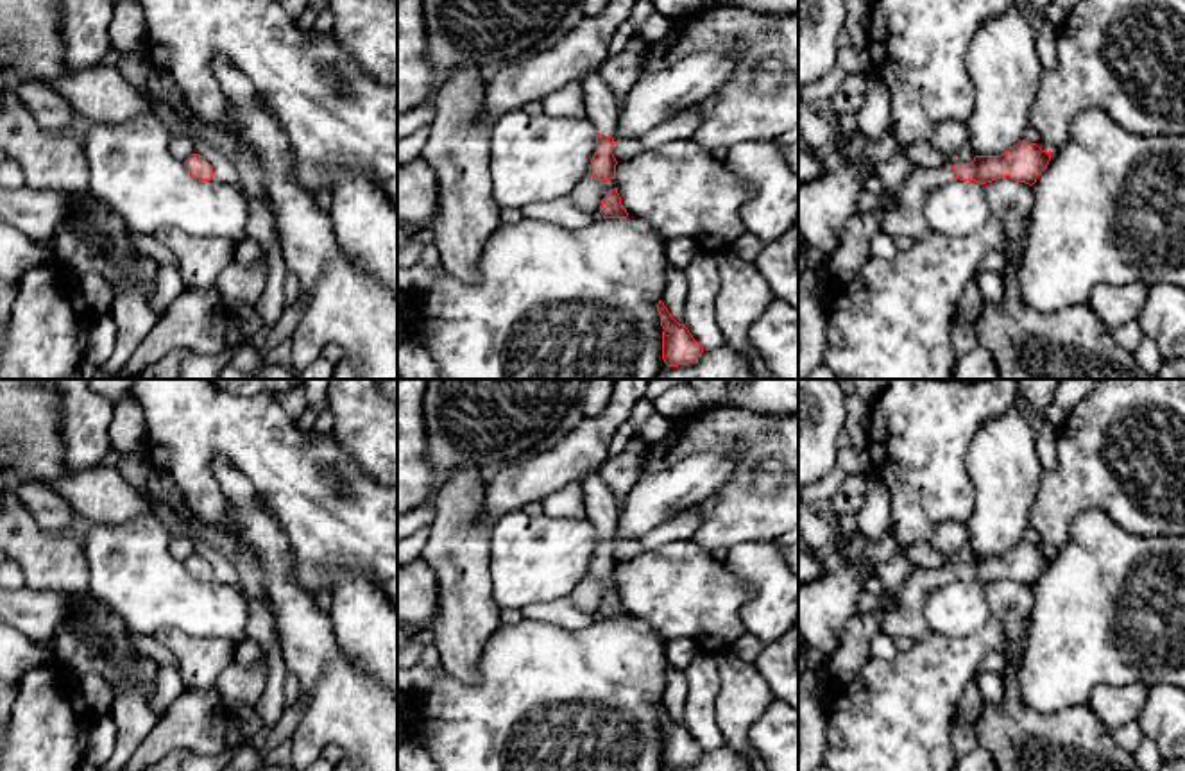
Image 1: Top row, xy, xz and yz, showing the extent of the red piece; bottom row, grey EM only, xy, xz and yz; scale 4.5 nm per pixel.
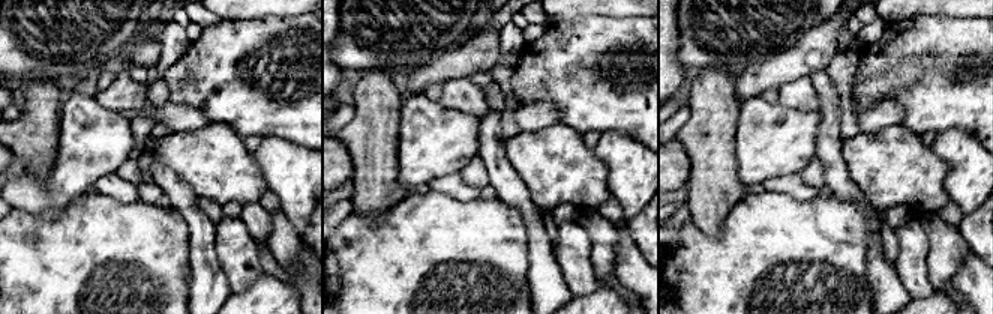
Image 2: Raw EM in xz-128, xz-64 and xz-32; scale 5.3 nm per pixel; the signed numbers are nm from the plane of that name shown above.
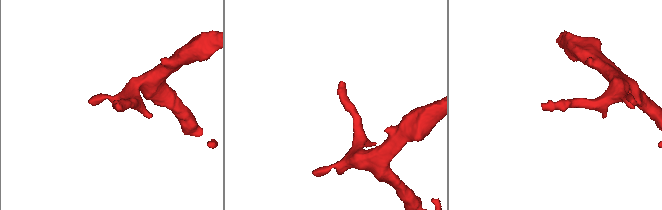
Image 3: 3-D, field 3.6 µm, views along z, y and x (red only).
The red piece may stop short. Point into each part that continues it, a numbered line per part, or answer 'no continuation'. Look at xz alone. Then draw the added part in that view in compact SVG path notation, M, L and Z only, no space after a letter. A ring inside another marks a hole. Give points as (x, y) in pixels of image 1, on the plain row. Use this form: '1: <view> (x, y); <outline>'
1: xz (602, 508); M591 474L580 483L585 501L585 519L592 524L596 533L612 537L619 510L612 490L598 474Z

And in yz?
1: yz (903, 616); M947 560L934 569L916 569L902 585L902 589L884 605L879 631L890 639L908 637L920 640L929 626L922 614L922 603L929 592L956 580L952 563Z

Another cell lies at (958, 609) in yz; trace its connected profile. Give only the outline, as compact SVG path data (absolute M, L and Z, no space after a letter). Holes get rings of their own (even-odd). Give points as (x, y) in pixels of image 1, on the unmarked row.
M954 580L927 594L922 614L936 635L963 639L990 621L990 605L983 585Z

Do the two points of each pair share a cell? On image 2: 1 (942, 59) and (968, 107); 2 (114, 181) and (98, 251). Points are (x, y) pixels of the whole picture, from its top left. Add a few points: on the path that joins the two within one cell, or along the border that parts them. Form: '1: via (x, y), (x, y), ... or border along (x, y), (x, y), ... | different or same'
1: via (951, 71), (951, 84), (962, 95) | same
2: border along (98, 191), (120, 202), (138, 200) | different

